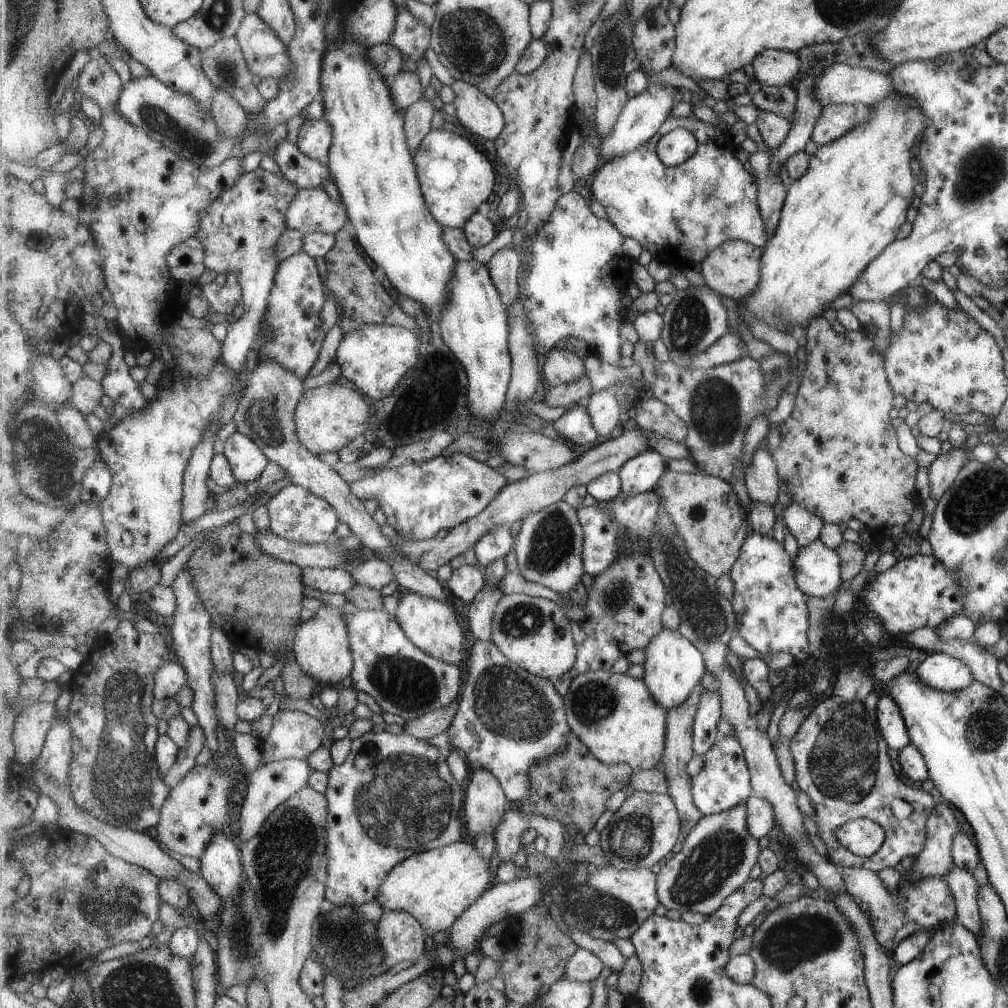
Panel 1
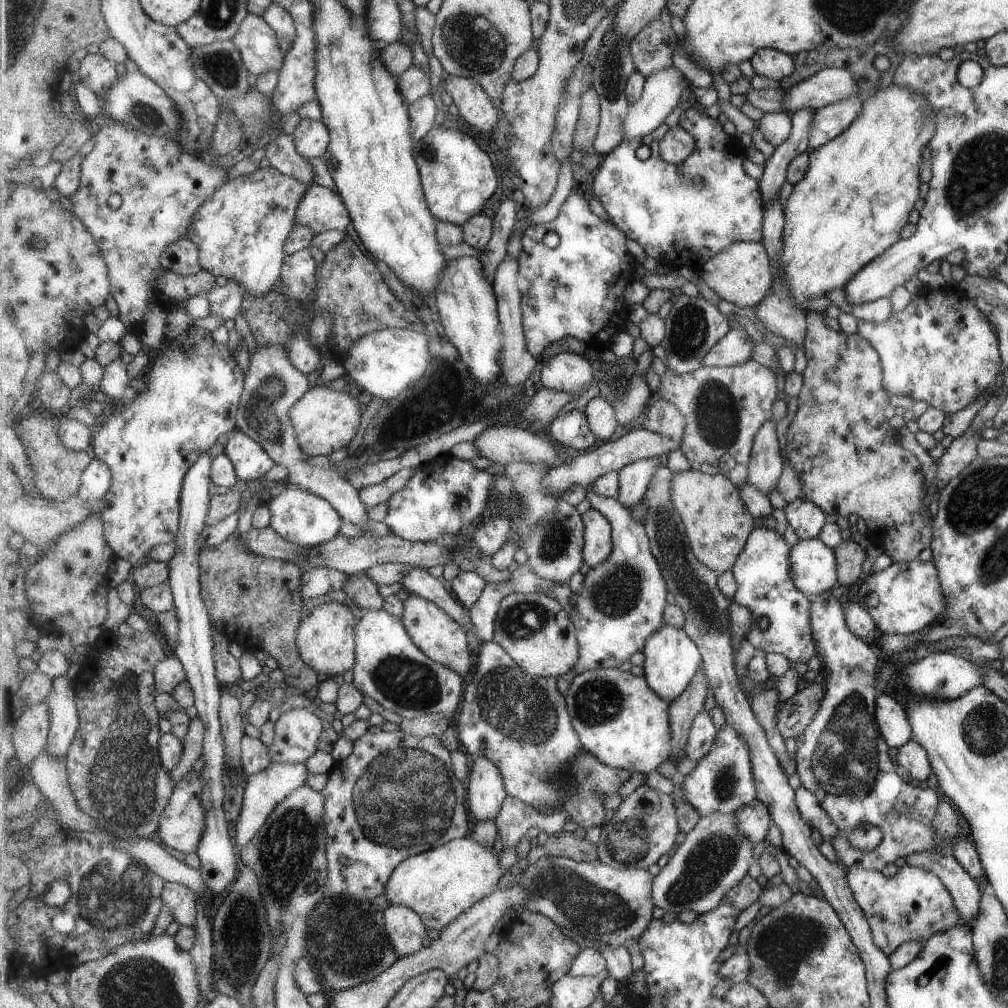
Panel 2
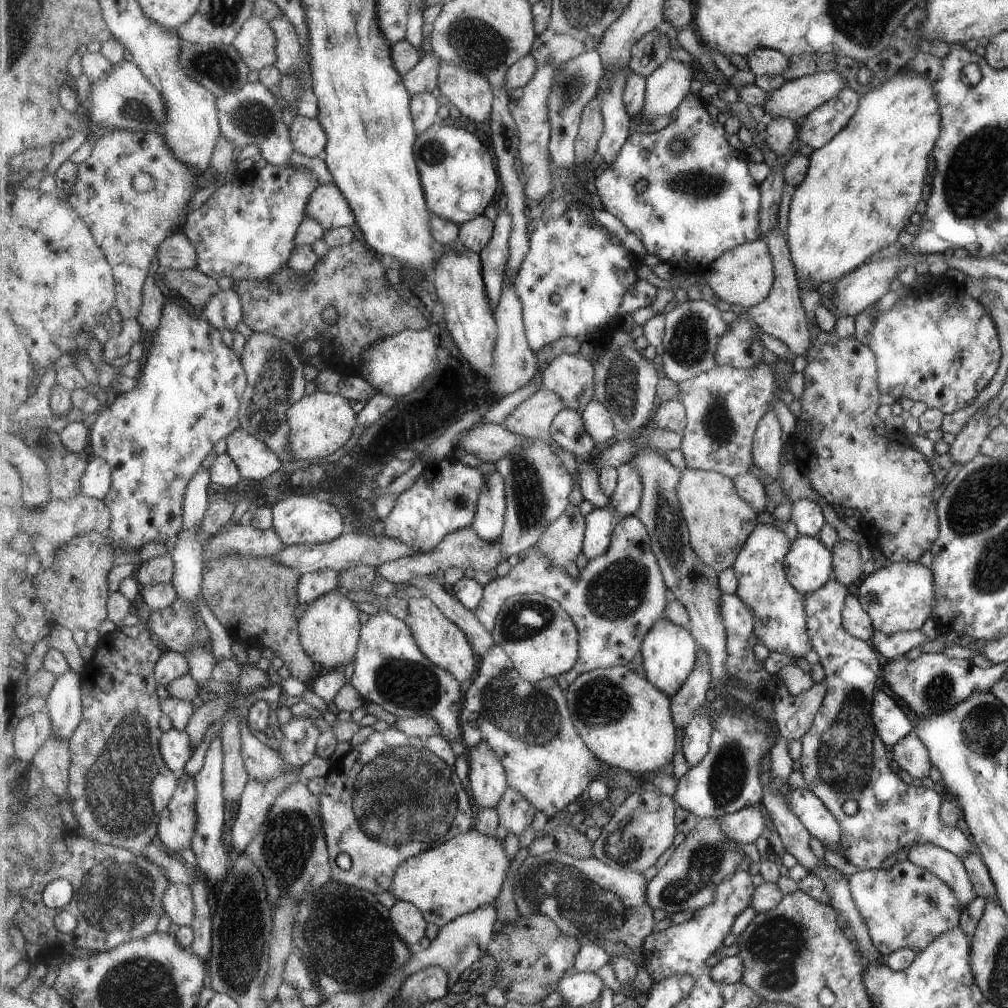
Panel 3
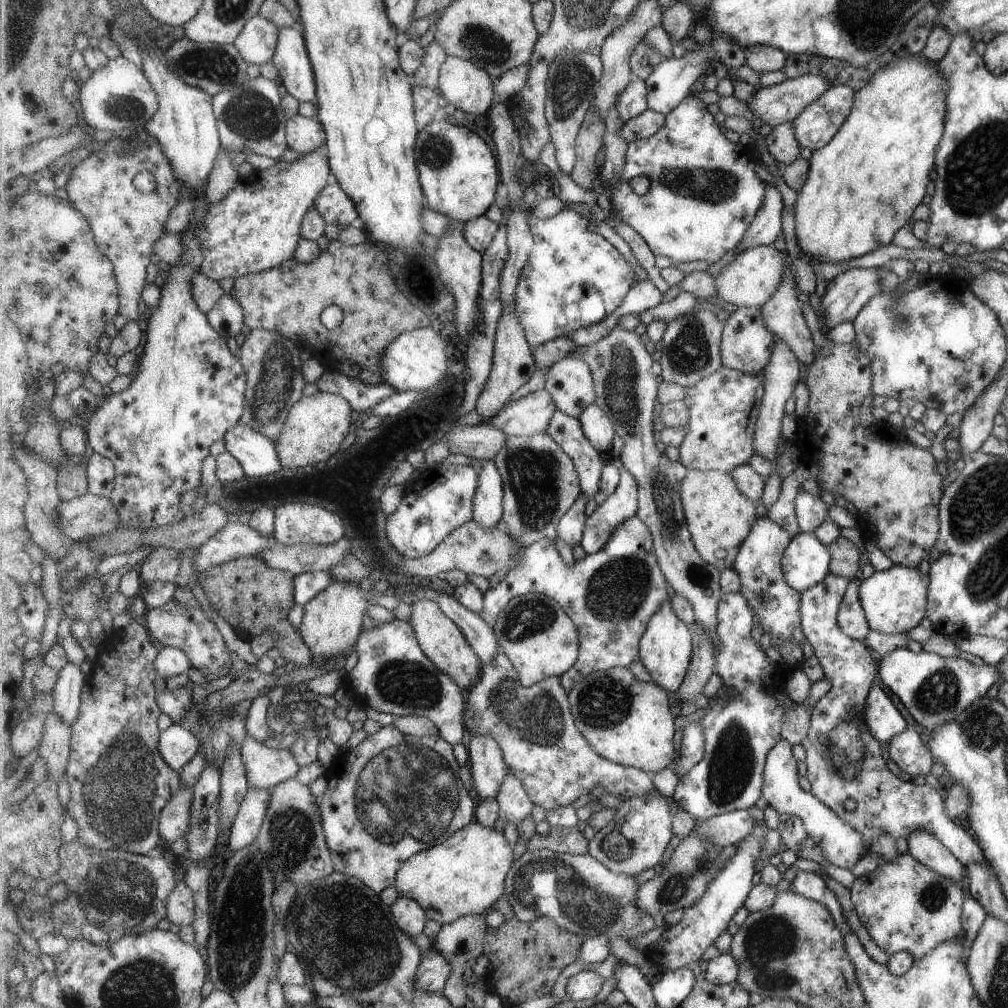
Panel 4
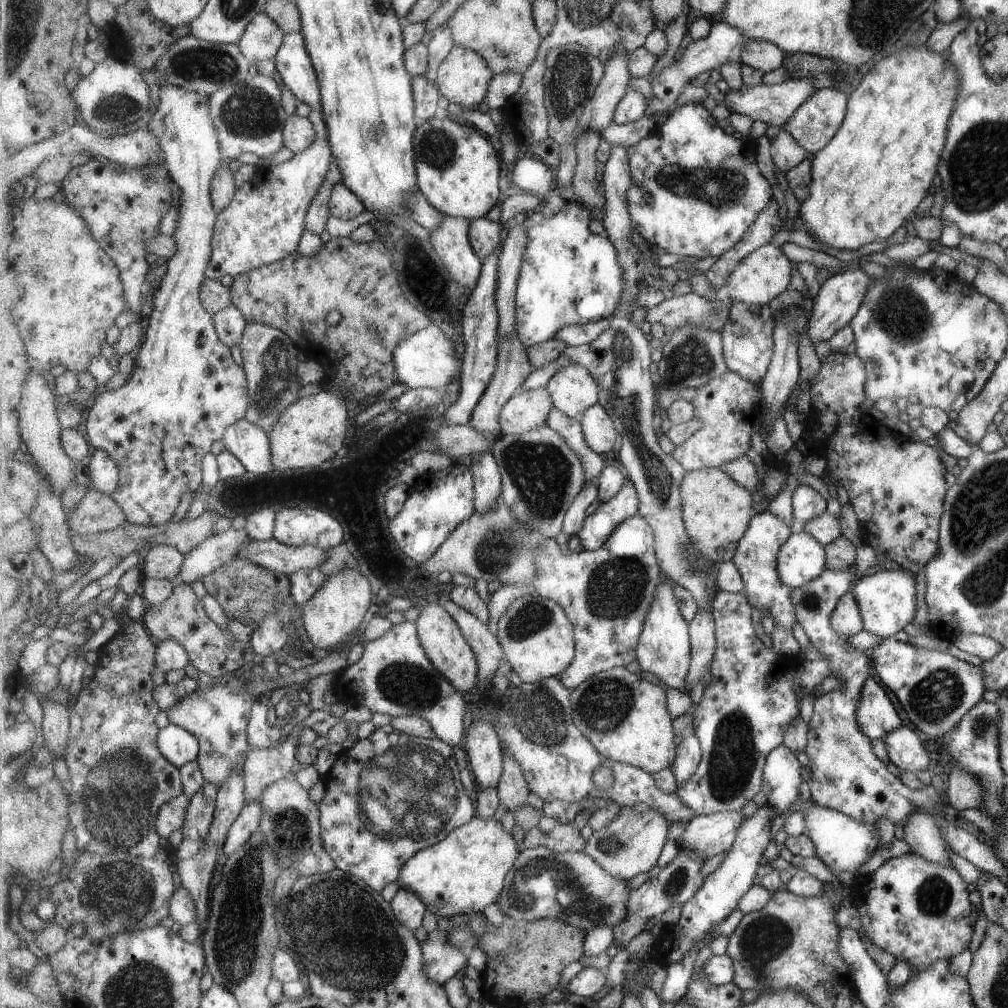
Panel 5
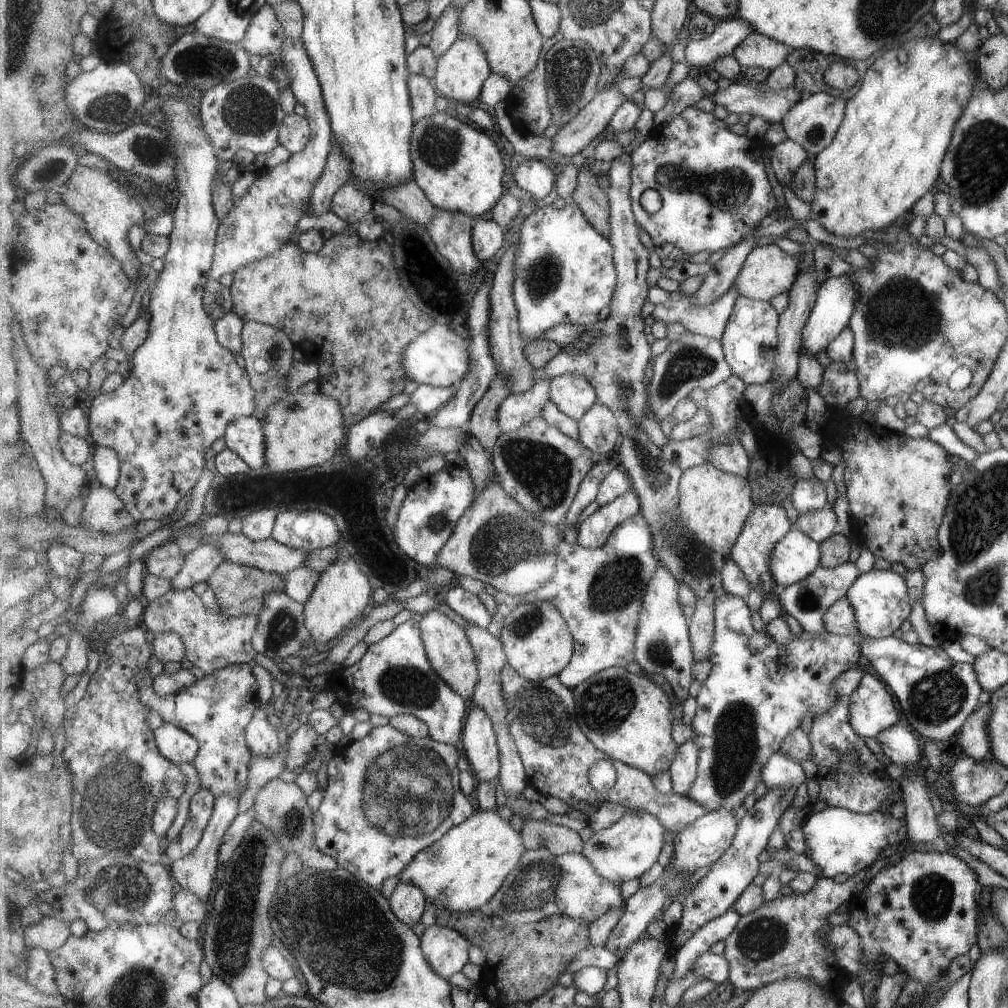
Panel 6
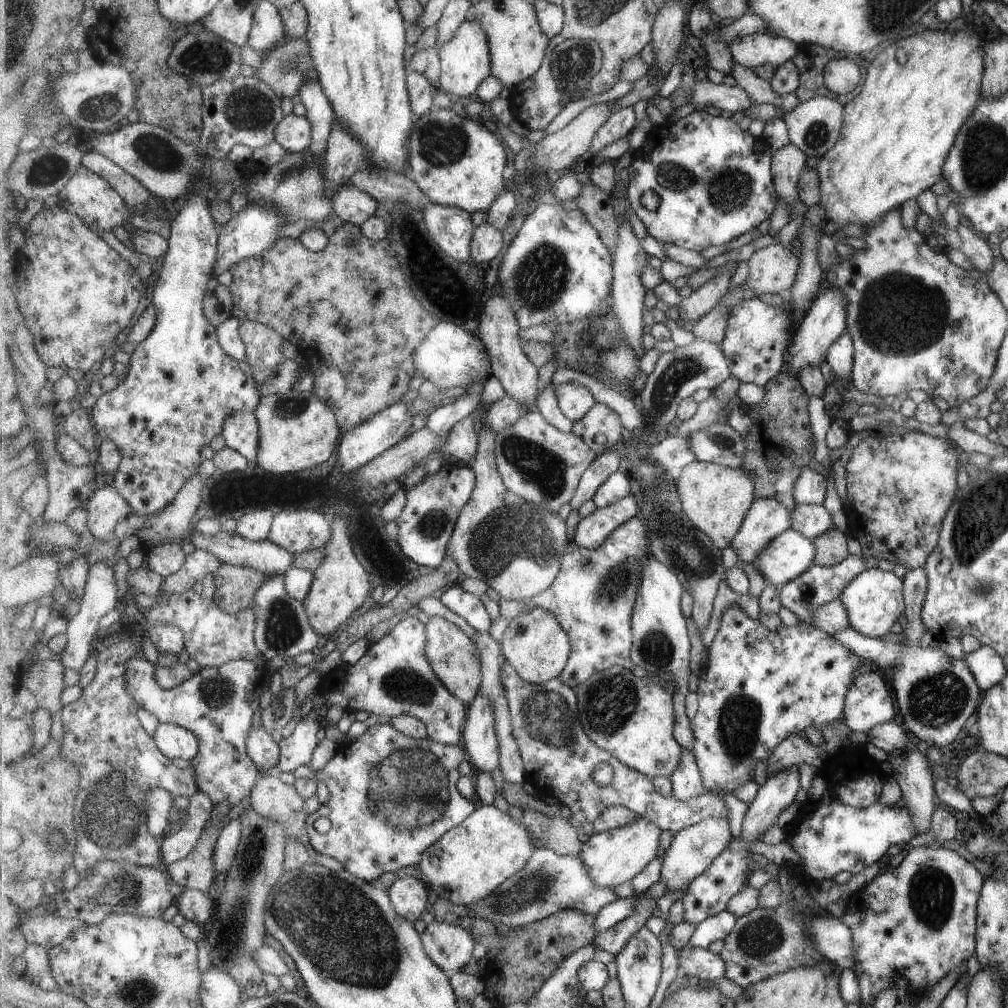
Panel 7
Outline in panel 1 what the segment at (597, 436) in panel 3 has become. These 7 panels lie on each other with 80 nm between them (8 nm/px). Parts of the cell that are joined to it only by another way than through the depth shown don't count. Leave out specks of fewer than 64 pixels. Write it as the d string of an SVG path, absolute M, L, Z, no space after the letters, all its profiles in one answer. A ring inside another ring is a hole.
M608 388L603 389L590 396L587 408L601 439L609 438L609 434L617 428L617 424L621 420L619 399Z

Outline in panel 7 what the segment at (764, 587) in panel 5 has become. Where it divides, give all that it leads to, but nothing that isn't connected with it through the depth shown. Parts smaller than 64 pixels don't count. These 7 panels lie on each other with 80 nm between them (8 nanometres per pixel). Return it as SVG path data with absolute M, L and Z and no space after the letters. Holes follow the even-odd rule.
M759 497L749 509L748 517L731 545L741 562L754 564L771 542L791 527L792 514L781 501Z

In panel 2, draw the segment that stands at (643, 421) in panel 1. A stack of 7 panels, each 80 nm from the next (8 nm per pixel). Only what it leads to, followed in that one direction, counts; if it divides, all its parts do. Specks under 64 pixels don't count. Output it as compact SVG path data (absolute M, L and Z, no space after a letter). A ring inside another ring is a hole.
M655 397L639 425L663 436L671 437L681 444L685 434L686 418L670 400Z

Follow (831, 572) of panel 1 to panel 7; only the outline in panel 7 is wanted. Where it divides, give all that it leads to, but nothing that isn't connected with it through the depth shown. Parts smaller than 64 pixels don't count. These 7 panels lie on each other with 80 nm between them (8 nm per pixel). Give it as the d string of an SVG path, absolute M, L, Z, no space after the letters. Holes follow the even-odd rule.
M791 527L771 542L753 566L771 584L784 585L814 564L815 554L812 539Z

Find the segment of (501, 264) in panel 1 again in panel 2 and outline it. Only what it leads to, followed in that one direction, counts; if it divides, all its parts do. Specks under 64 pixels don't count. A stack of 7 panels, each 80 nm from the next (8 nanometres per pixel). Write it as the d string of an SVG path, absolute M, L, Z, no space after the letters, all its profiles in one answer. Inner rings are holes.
M510 255L499 266L495 282L493 283L494 291L497 295L499 318L504 326L504 340L502 346L502 368L508 386L514 389L524 387L532 383L535 379L533 370L537 366L537 358L528 351L526 343L526 334L524 331L524 314L522 311L522 294L518 287L517 275L519 272L519 261Z

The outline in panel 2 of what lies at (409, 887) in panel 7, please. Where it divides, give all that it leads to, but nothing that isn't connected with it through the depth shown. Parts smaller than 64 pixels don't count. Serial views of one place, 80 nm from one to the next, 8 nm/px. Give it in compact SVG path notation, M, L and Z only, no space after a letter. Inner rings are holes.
M389 905L383 910L385 937L401 957L416 953L425 946L426 924L415 910L405 905Z

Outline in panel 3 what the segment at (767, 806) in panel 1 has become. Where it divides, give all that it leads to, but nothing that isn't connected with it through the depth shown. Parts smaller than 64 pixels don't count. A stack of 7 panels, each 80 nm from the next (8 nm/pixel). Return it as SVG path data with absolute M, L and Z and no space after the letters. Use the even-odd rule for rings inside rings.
M763 804L745 807L737 812L720 817L722 831L735 842L755 842L765 830L765 816L761 814Z

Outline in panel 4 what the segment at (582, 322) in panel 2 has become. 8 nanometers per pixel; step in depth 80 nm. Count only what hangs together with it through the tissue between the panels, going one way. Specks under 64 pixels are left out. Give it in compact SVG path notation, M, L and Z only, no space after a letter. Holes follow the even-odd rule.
M564 208L557 216L545 220L533 214L530 216L535 244L520 276L515 311L532 347L605 320L625 302L625 296L635 284L635 274L619 248L615 248L601 234L591 232L590 221L571 208Z

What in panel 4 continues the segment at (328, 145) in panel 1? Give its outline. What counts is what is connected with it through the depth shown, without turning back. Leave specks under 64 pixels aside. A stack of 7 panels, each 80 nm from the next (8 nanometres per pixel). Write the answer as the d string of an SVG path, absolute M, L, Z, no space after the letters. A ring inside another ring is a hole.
M297 112L288 120L287 132L288 146L299 155L313 152L327 142L327 133L317 116L309 118Z

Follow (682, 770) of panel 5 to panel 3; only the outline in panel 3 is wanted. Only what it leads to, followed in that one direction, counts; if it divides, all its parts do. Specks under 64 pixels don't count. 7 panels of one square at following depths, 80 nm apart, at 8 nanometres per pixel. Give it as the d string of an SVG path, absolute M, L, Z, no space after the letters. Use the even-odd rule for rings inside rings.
M697 714L692 721L684 728L685 746L683 754L689 768L699 764L707 756L710 749L710 740L714 726L708 715Z

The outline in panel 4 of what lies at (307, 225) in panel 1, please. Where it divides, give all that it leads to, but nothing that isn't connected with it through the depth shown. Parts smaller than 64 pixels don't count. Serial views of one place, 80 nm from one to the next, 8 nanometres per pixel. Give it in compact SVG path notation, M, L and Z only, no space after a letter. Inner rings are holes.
M330 181L317 197L314 206L329 223L350 226L353 220L360 218L356 202L349 196L349 193L336 181Z

